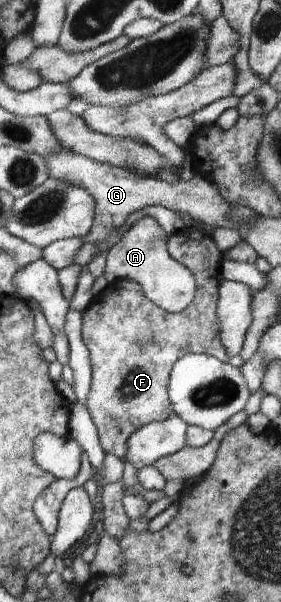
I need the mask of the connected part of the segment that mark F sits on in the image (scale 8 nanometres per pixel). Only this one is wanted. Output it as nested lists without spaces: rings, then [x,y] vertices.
[[[205,231],[202,233],[188,233],[188,235],[186,235],[186,233],[176,232],[175,234],[168,235],[168,239],[166,239],[164,244],[168,247],[167,250],[170,257],[172,257],[174,261],[180,263],[180,265],[186,267],[195,279],[196,291],[194,301],[192,301],[184,311],[170,313],[169,311],[160,309],[160,307],[154,305],[154,303],[144,295],[144,292],[140,291],[138,283],[134,283],[134,281],[126,281],[126,285],[136,285],[136,287],[134,287],[134,289],[132,289],[131,286],[124,287],[124,283],[122,283],[122,288],[120,289],[104,289],[93,298],[90,307],[82,313],[82,341],[84,341],[84,345],[88,348],[90,363],[92,364],[92,369],[90,371],[93,373],[90,391],[85,399],[86,407],[88,413],[92,416],[92,421],[96,424],[100,445],[102,446],[104,453],[115,455],[122,460],[124,460],[124,455],[126,455],[126,443],[128,437],[130,437],[134,431],[144,427],[146,424],[164,421],[173,414],[172,403],[170,403],[170,396],[168,395],[168,383],[170,381],[172,368],[181,357],[188,354],[206,354],[211,355],[224,363],[228,363],[231,358],[224,345],[222,345],[222,341],[220,341],[220,323],[218,323],[218,317],[216,317],[216,303],[218,303],[219,300],[218,285],[220,285],[220,266],[221,262],[224,260],[222,257],[222,251],[216,247],[214,240]]]

